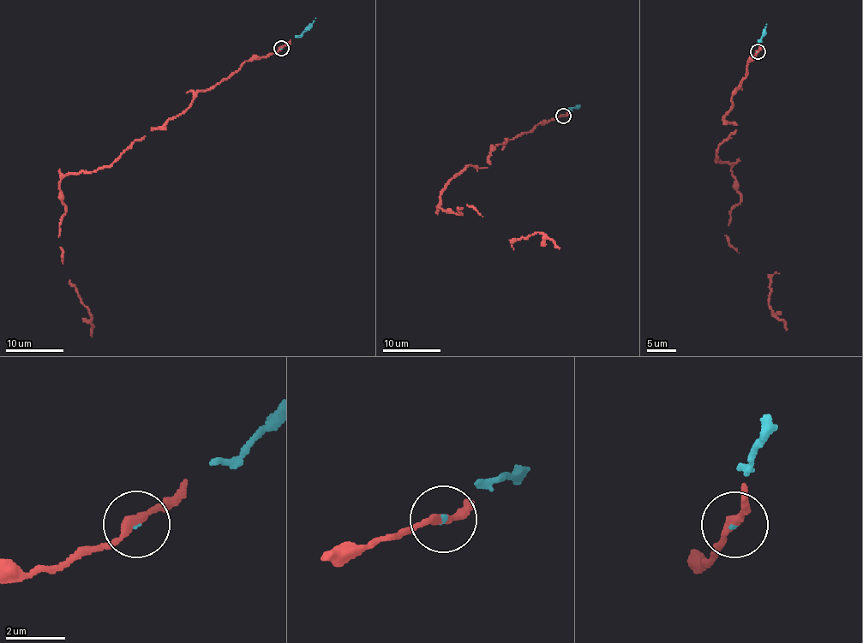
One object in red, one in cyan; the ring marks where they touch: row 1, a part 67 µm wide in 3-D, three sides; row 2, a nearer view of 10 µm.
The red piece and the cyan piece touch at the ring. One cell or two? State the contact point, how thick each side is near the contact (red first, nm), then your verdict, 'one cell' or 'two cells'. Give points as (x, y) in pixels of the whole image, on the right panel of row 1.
place (758, 51); calibres 260 and 70 nm; one cell

